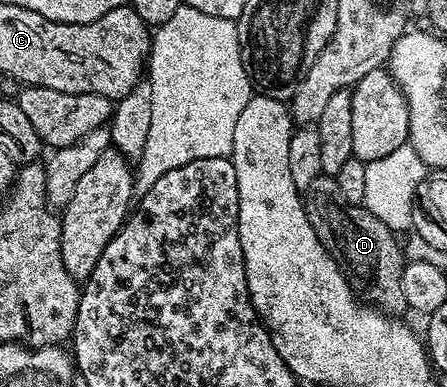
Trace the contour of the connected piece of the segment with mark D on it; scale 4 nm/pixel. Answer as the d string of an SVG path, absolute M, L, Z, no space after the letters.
M322 173L315 177L315 181L311 181L311 185L304 190L303 202L319 241L337 263L338 269L345 275L345 280L354 292L365 291L363 299L366 304L394 317L400 316L400 311L406 310L403 297L403 269L407 260L394 231L383 225L379 217L372 215L368 207L347 201L347 197L339 193L339 185L332 175Z

